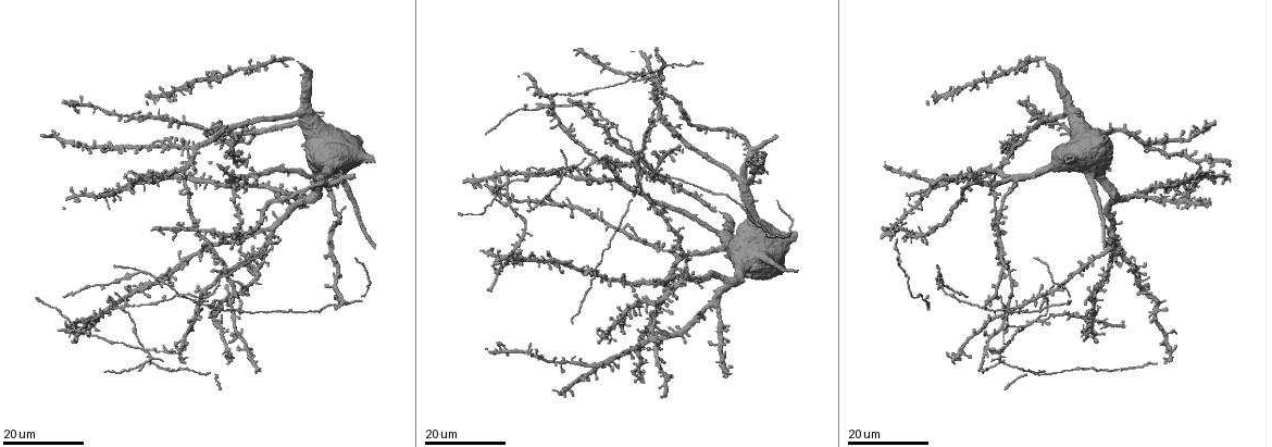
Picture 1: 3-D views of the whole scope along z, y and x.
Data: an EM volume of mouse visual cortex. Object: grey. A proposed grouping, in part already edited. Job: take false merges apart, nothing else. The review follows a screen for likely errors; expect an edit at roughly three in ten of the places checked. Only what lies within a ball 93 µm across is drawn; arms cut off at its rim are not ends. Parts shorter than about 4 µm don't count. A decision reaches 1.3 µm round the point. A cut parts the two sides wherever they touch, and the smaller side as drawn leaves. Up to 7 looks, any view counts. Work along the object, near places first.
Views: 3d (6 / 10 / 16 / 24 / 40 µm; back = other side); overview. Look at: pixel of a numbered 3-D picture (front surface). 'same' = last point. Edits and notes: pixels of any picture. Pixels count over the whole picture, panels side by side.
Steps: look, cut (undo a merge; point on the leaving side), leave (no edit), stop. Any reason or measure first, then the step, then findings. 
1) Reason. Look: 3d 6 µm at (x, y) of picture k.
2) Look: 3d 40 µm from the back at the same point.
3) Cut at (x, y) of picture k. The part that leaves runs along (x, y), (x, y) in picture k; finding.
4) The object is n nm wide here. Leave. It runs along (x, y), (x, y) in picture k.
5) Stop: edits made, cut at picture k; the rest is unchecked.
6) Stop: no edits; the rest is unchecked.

Arms part here. Look: 3d 24 µm at (588, 105) of picture 1.

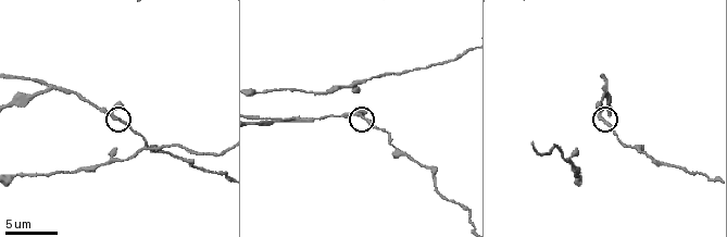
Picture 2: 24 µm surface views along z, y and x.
Zoom in. Look: 3d 10 µm at (360, 113) of picture 2.

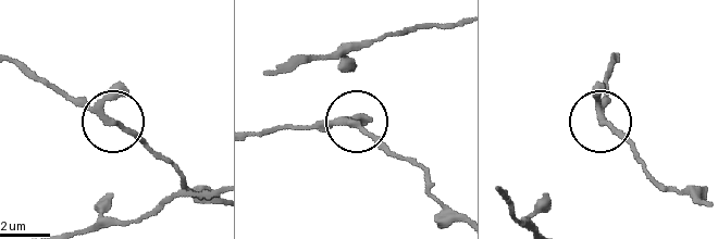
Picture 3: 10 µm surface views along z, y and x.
3 arms meet here. Leave. It runs along (455, 213), (423, 170), (386, 151), (355, 122), (301, 126) in picture 3; one neuron here.

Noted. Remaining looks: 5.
Arms part here. Look: 3d 6 µm at (115, 160) of picture 2.

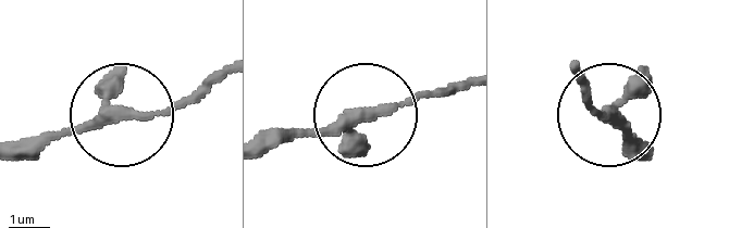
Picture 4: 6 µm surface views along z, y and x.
3 arms meet here. Leave. Continuous, no second neuron.

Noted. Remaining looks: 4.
Four arms meet. Look: 3d 16 µm at (659, 210) of picture 1.

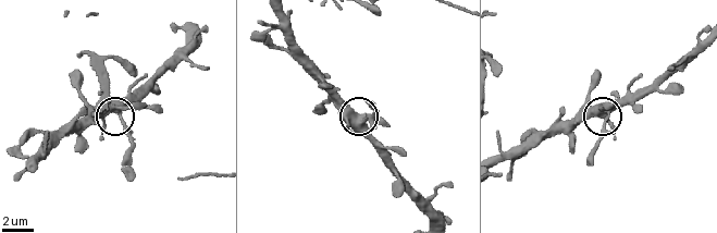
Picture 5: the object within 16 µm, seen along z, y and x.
Closer look. Look: 3d 10 µm at (360, 123) of picture 5.

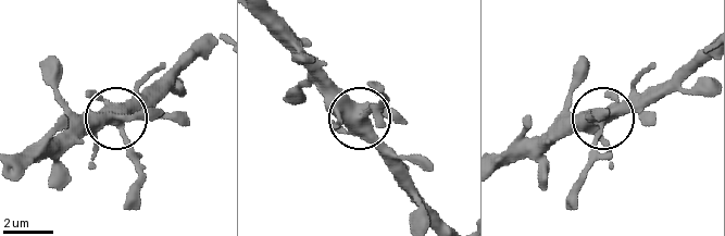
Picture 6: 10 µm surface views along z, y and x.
Leave. It runs along (440, 221), (359, 115), (388, 104) in picture 6; one neuron here.

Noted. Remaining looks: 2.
Stop: no edits; the rest is unchecked.

